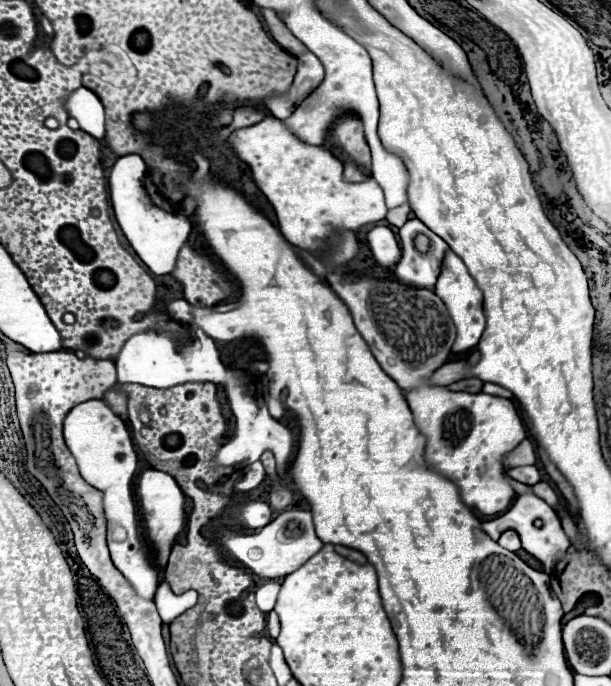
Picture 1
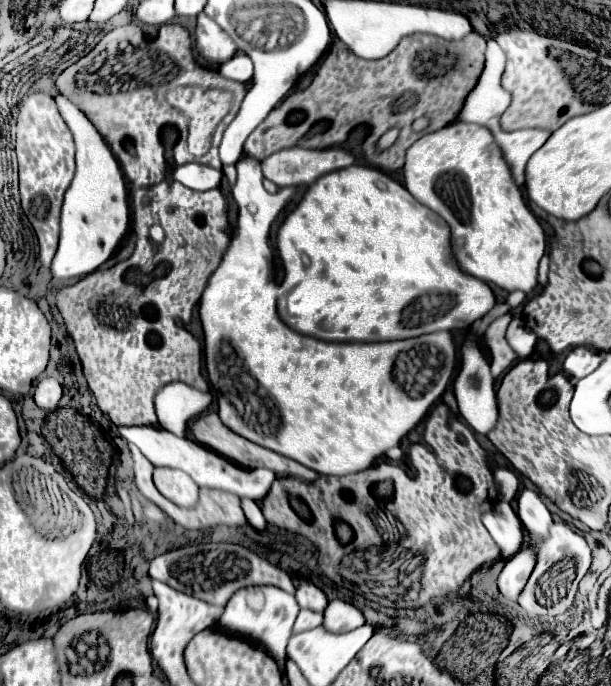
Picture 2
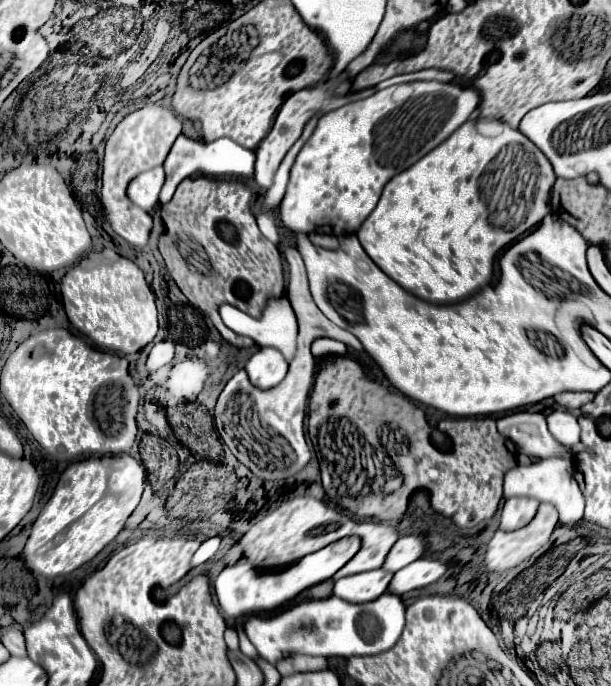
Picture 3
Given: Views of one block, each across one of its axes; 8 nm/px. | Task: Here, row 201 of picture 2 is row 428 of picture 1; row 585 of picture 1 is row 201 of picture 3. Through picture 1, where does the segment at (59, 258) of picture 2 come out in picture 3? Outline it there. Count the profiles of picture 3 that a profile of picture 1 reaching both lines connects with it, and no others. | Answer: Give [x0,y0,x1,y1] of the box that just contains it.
[128,166,164,212]

